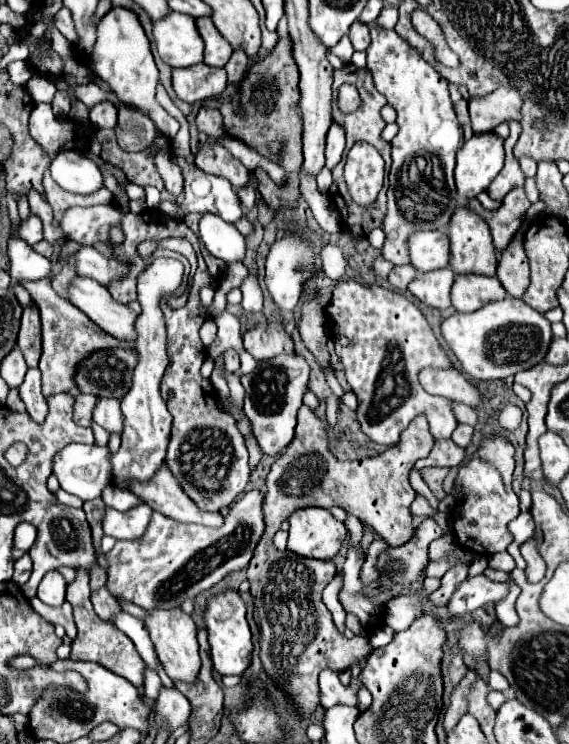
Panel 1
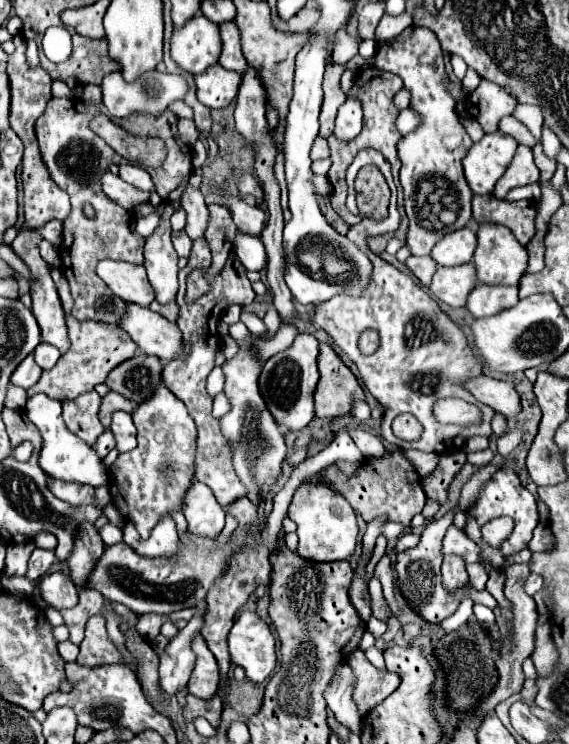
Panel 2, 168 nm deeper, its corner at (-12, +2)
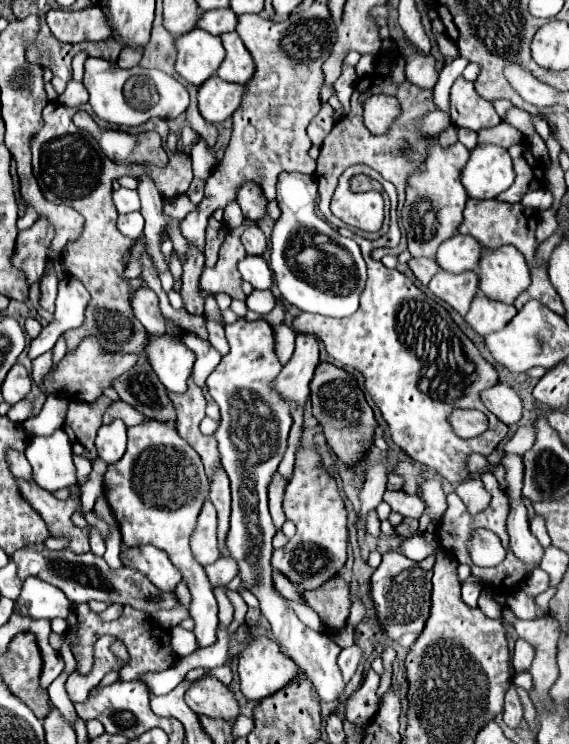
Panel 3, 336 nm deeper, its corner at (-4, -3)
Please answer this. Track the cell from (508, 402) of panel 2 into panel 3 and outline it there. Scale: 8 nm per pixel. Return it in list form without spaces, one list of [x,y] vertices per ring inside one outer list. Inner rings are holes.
[[[498,382],[496,386],[488,388],[486,392],[482,392],[480,400],[506,426],[512,426],[512,424],[516,424],[522,418],[522,402],[520,402],[518,394],[514,392],[514,388],[506,386],[506,384]]]

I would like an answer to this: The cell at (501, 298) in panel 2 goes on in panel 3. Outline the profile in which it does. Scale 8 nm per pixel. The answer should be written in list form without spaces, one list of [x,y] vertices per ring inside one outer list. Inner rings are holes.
[[[478,294],[472,300],[470,312],[464,316],[464,320],[480,334],[486,336],[490,332],[496,332],[500,328],[504,328],[512,318],[516,316],[516,308],[504,302],[496,302],[496,300],[488,300],[486,296]]]

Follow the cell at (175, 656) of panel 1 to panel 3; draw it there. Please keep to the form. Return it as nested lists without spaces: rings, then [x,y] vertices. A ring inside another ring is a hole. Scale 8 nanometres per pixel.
[[[208,674],[188,688],[184,700],[196,714],[222,720],[236,720],[238,716],[238,702],[234,700],[234,694],[220,680]]]

